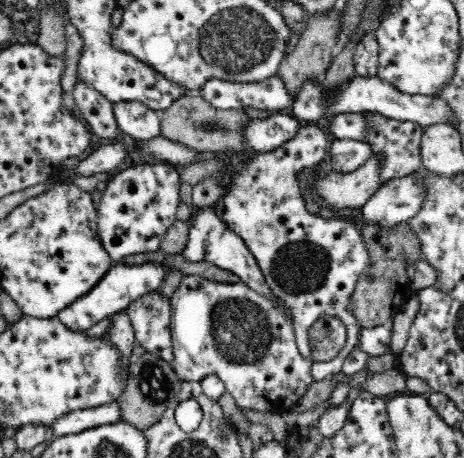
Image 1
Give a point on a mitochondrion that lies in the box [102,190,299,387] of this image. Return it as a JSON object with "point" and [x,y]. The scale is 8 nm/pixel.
{"point":[240,331]}

